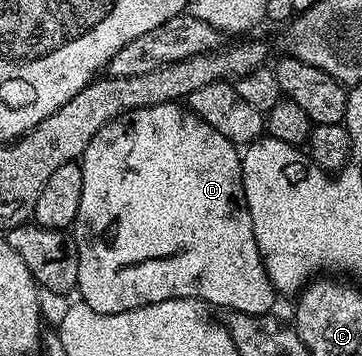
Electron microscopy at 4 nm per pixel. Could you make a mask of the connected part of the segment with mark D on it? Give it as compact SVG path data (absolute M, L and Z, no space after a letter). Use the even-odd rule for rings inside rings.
M163 102L154 106L140 106L137 110L131 110L124 114L120 114L114 122L108 122L91 140L91 144L87 144L87 148L81 153L79 165L83 172L83 196L79 196L79 212L77 219L74 220L71 227L71 237L73 243L77 245L77 255L79 256L79 276L77 277L77 285L75 287L80 301L86 302L95 312L103 312L104 314L118 314L119 312L127 312L135 308L143 308L150 306L156 302L163 300L175 300L176 298L192 298L206 307L222 306L225 312L238 312L240 314L255 314L265 316L270 313L269 310L273 306L273 297L275 291L271 280L265 271L263 260L259 256L259 244L255 244L255 228L251 228L251 212L247 208L247 200L245 199L245 189L243 188L243 180L241 179L241 160L242 155L239 153L238 147L231 140L227 140L227 136L223 136L219 132L215 132L215 128L211 128L211 124L207 124L199 115L193 113L192 110L177 102Z

